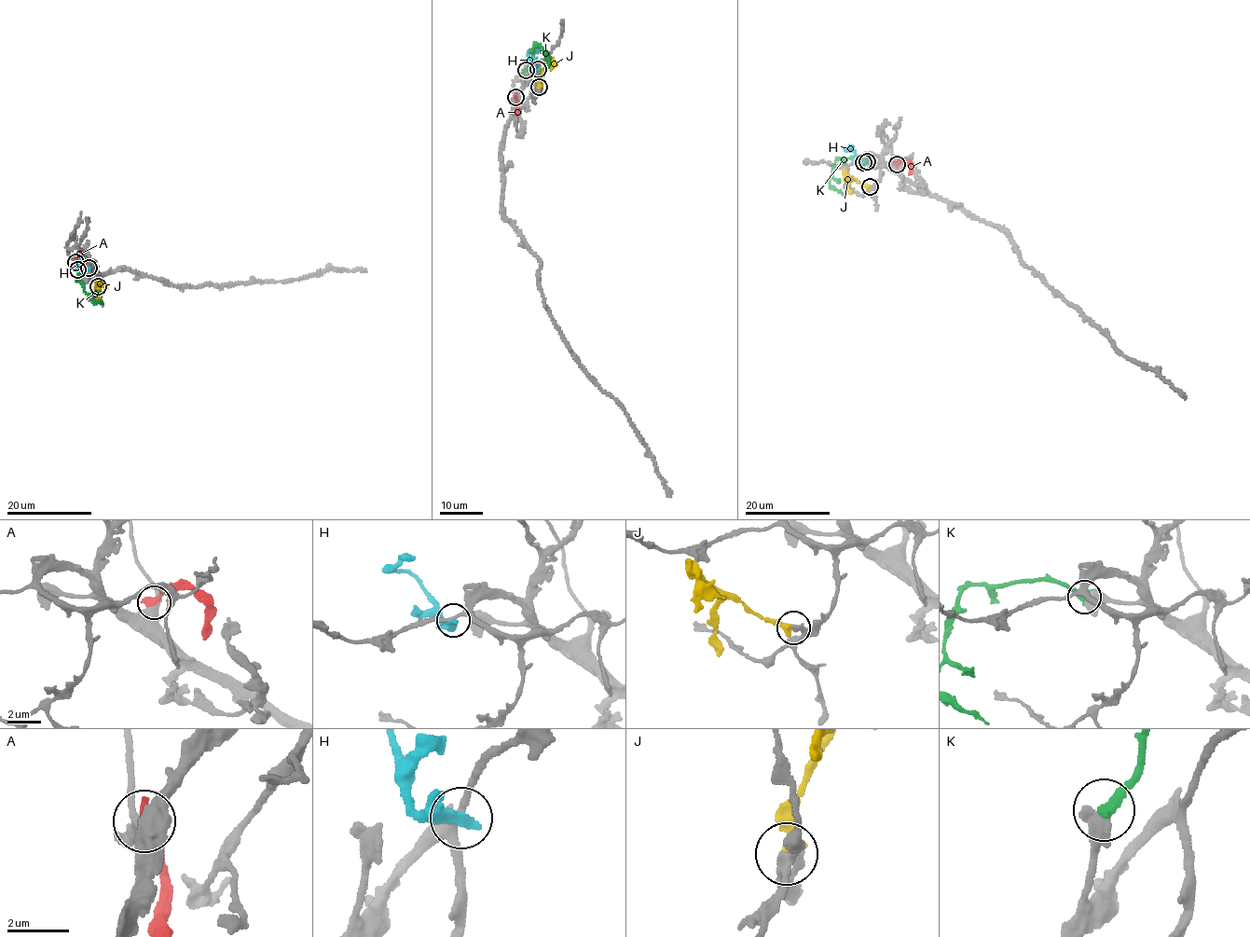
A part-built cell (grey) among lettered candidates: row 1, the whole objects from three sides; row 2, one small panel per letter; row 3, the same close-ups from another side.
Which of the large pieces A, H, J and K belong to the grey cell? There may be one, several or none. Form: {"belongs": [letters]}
{"belongs": ["K"]}

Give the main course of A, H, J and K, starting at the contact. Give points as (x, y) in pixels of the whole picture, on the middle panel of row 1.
A: (515, 96), (519, 113)
H: (538, 69), (531, 67), (528, 52), (533, 48), (538, 52)
J: (539, 87), (544, 66), (553, 62), (556, 66)
K: (526, 70), (531, 64), (535, 44), (545, 50), (547, 67)

